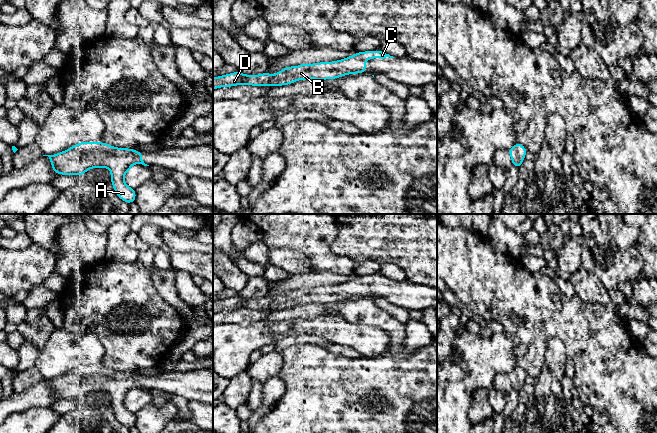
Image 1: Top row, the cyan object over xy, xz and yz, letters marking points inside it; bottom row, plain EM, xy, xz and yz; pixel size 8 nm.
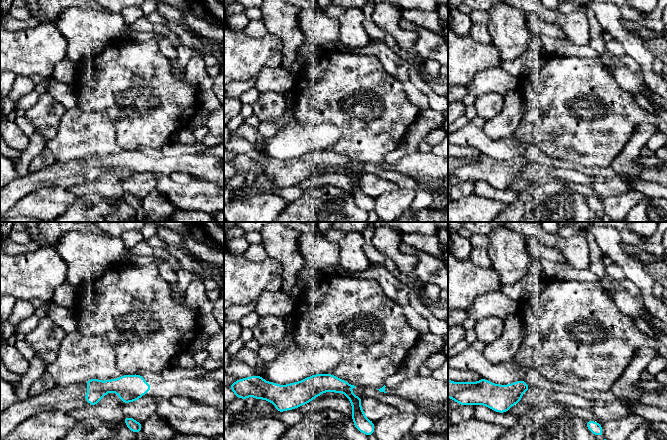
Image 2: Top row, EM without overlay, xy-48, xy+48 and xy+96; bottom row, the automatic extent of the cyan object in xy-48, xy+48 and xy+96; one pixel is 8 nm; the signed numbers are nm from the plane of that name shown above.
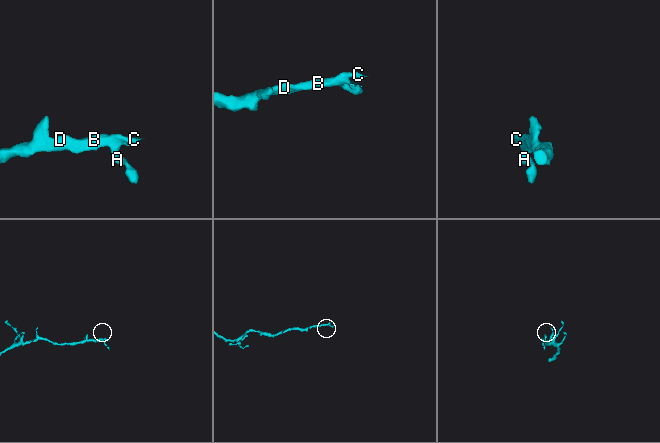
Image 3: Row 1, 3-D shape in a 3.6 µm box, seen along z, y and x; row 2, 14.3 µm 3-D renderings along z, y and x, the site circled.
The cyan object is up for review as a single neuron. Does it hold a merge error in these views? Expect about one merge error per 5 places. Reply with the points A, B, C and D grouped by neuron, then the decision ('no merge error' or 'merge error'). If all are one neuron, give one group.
groups A B C D; no merge error

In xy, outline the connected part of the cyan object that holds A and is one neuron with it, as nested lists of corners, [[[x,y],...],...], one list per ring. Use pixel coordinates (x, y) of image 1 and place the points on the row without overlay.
[[[79,366],[75,368],[74,370],[68,372],[65,375],[56,377],[54,379],[43,379],[48,380],[50,383],[50,387],[52,388],[52,394],[60,399],[81,399],[83,400],[86,395],[89,395],[93,392],[107,392],[110,394],[111,397],[111,408],[117,418],[117,420],[124,426],[130,428],[132,426],[135,426],[136,424],[136,416],[135,413],[130,412],[125,406],[124,406],[124,400],[128,395],[130,395],[131,391],[134,388],[142,388],[144,390],[149,390],[144,387],[142,383],[142,376],[133,374],[130,372],[119,372],[119,371],[113,371],[110,368],[106,368],[104,366]]]

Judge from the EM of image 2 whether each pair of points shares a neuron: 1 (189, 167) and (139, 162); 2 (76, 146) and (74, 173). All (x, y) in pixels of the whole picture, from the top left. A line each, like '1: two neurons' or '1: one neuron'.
1: one neuron
2: two neurons

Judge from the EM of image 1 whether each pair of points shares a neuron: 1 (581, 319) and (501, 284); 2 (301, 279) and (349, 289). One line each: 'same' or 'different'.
1: same
2: different

